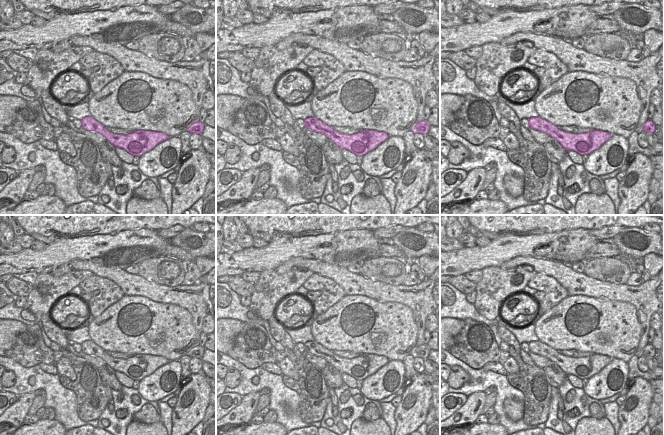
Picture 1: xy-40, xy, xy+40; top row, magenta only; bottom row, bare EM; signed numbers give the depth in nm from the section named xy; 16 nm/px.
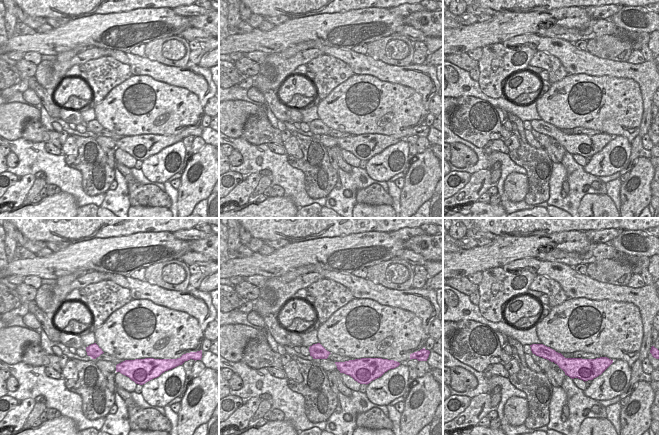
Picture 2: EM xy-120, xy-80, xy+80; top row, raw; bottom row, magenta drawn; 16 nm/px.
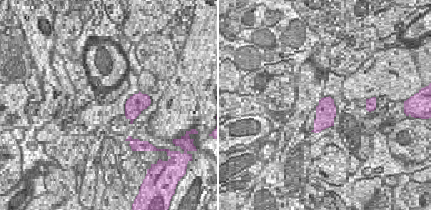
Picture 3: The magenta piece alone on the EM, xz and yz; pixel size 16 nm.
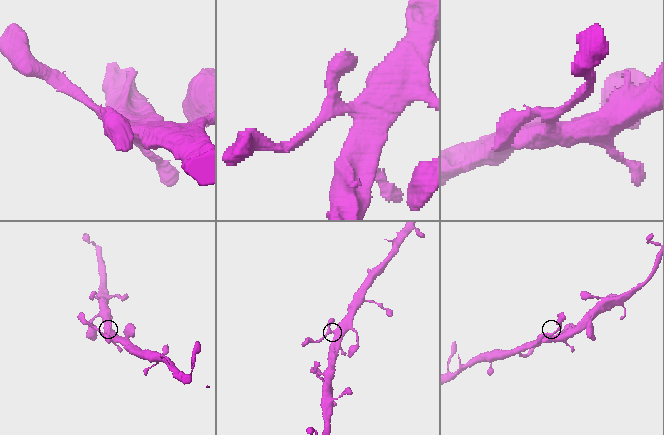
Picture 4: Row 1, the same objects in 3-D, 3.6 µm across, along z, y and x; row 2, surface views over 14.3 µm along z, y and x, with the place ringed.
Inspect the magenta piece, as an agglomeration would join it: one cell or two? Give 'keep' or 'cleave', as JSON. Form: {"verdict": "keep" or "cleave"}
{"verdict": "keep"}

